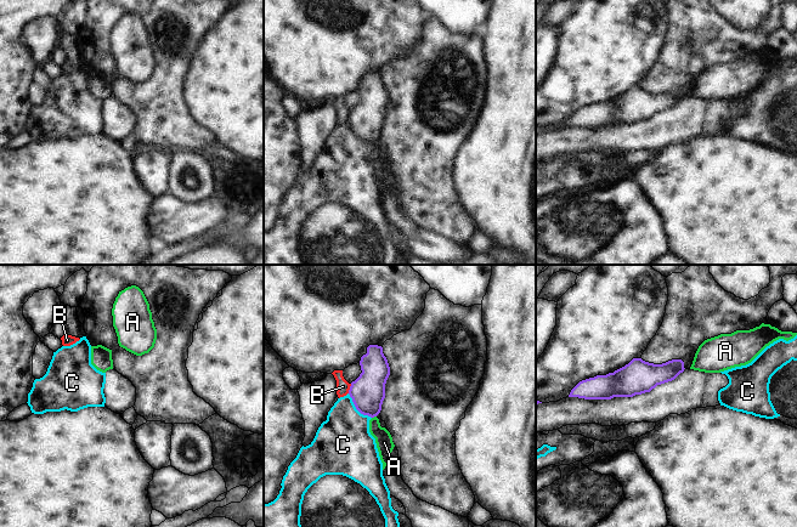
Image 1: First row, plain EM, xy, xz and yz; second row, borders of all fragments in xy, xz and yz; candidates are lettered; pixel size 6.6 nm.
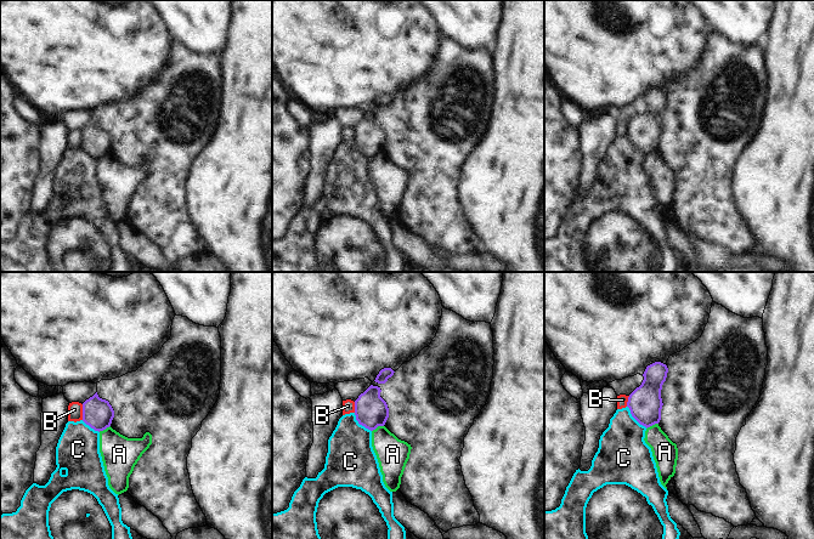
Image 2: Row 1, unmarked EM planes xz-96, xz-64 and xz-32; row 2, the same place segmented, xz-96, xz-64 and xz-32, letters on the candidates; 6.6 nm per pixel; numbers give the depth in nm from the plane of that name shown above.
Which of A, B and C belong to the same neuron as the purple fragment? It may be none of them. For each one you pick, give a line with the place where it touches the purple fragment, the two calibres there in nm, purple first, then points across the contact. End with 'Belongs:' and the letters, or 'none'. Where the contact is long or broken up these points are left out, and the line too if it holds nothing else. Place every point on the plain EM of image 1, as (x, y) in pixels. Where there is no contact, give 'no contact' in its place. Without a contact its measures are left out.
Belongs: none

